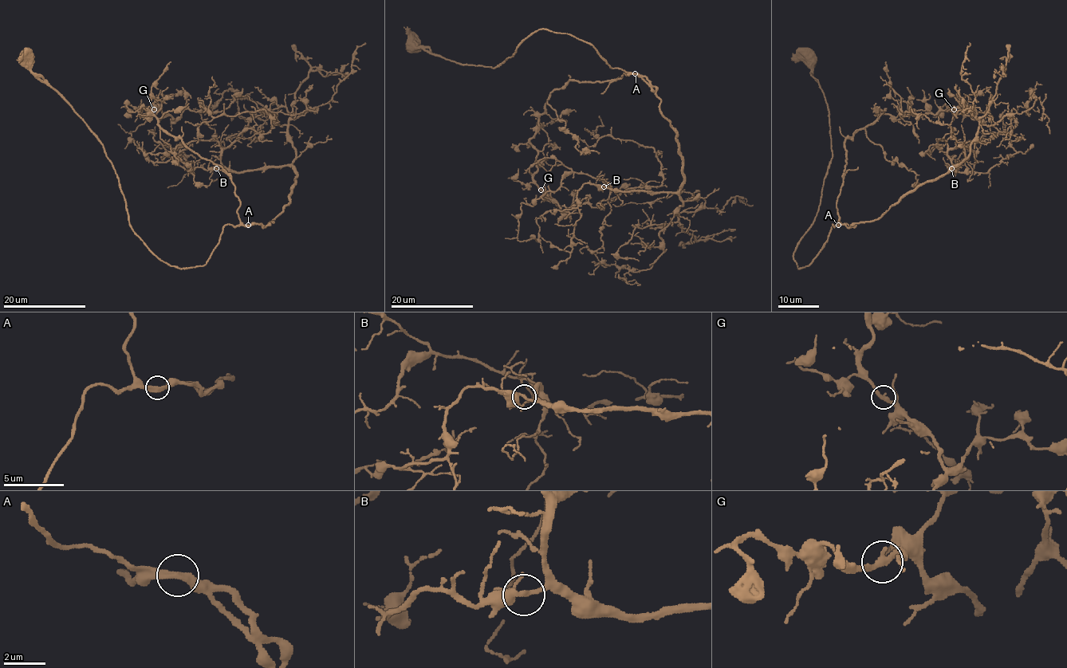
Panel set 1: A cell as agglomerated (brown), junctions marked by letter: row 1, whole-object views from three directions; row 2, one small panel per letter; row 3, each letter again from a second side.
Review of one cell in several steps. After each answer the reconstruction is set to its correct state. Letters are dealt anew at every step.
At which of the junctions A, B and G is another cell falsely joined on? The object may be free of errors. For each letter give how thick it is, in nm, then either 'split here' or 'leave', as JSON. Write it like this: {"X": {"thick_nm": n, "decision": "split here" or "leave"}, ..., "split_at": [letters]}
{"A": {"thick_nm": 320, "decision": "leave"}, "B": {"thick_nm": 340, "decision": "leave"}, "G": {"thick_nm": 300, "decision": "leave"}, "split_at": []}

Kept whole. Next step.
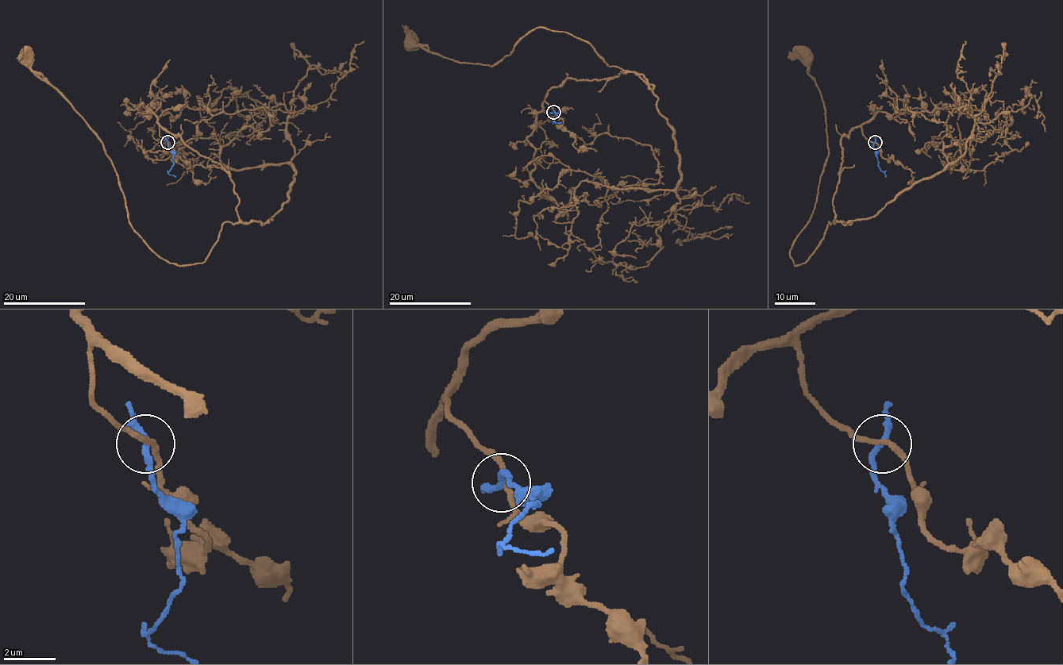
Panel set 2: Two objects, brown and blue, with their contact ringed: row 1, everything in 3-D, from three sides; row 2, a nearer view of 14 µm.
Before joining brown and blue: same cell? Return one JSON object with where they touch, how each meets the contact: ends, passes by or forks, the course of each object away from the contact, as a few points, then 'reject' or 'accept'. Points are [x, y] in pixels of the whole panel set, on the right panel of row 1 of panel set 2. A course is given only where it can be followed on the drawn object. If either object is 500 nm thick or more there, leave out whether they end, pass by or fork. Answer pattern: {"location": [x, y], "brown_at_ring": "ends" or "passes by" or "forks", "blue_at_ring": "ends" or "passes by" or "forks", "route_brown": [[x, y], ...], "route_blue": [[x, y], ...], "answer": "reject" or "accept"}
{"location": [875, 142], "brown_at_ring": "passes by", "blue_at_ring": "passes by", "route_brown": [[874, 142], [856, 127], [841, 138], [834, 221], [795, 266], [789, 249], [828, 155], [808, 56]], "route_blue": [[874, 142], [873, 148], [884, 177]], "answer": "reject"}

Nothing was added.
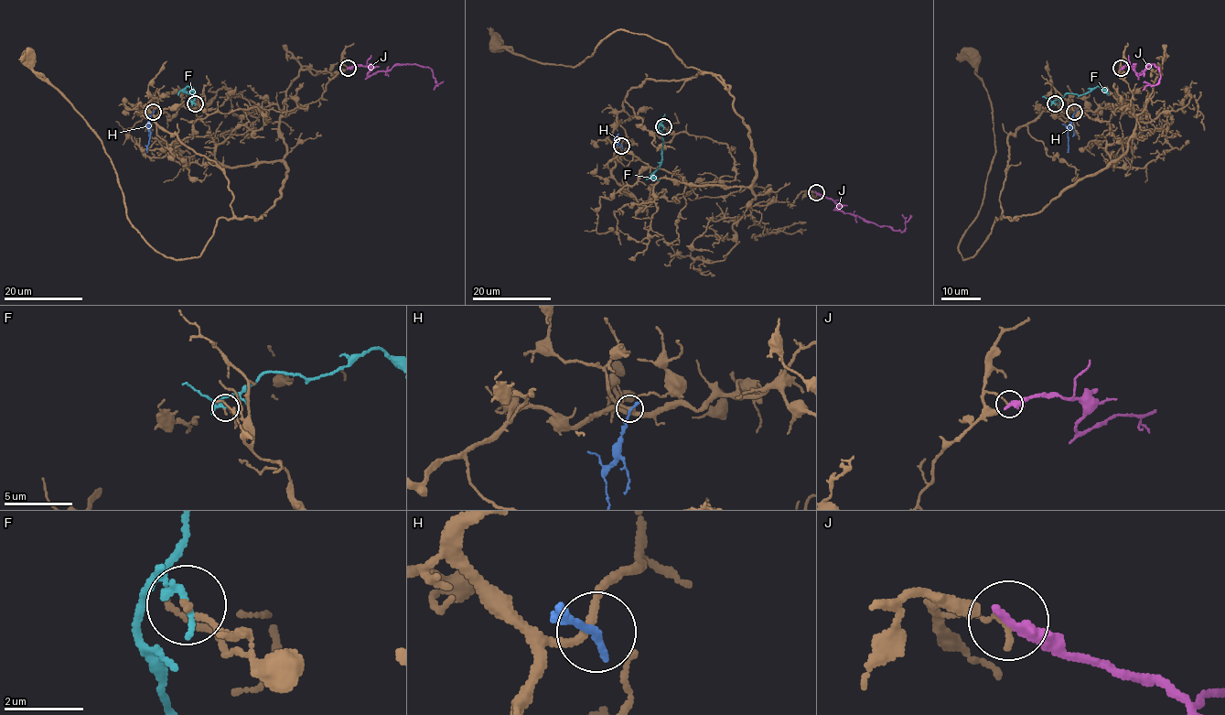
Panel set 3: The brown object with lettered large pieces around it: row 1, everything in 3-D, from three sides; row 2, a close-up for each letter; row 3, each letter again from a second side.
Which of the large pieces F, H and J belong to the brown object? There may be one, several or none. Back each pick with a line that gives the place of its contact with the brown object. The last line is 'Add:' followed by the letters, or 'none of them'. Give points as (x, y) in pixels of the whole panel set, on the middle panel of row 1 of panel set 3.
Add: none of them

